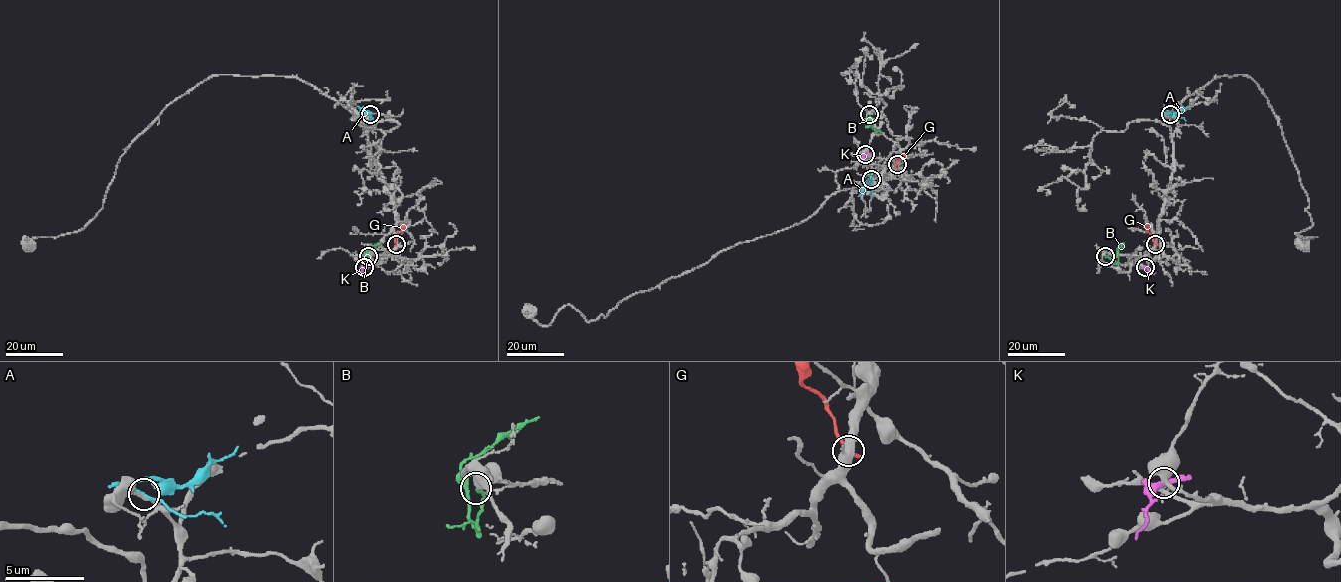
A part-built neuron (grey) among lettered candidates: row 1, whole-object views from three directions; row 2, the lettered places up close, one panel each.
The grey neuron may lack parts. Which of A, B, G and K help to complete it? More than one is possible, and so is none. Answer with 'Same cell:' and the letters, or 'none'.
Same cell: none

